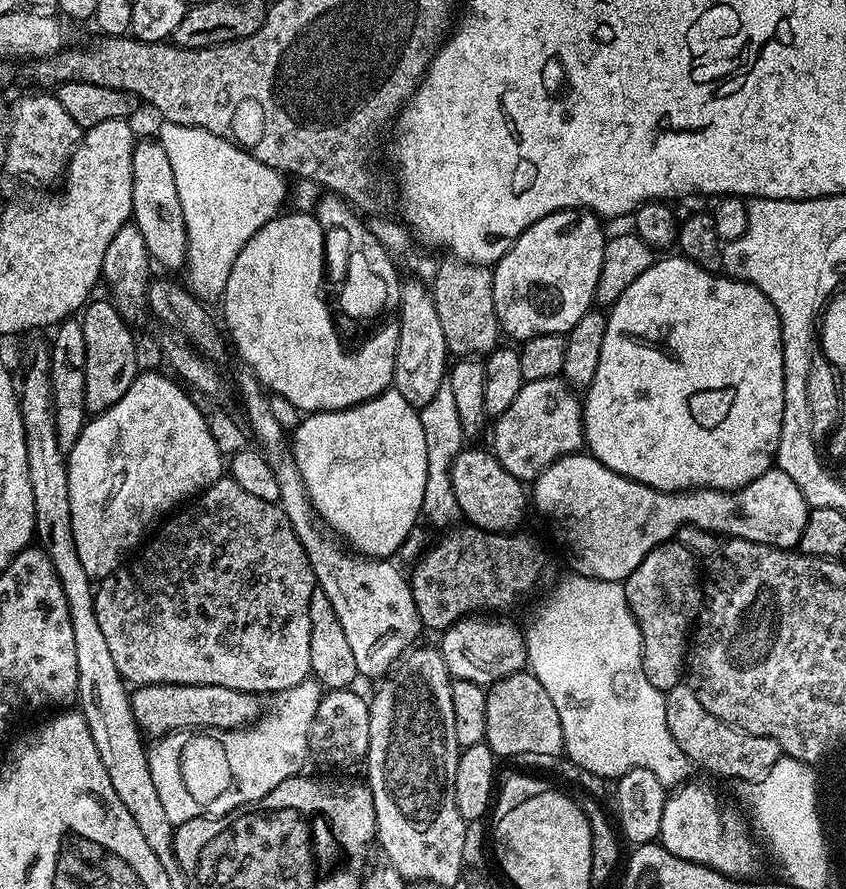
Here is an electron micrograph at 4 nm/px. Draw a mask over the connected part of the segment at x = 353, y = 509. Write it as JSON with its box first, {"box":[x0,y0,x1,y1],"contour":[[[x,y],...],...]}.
{"box":[290,390,427,558],"contour":[[[394,390],[378,394],[372,400],[364,400],[360,404],[353,406],[353,408],[343,408],[337,412],[313,412],[301,419],[298,431],[290,440],[296,469],[298,474],[302,474],[302,482],[306,486],[308,497],[314,506],[314,510],[318,510],[320,517],[328,523],[328,527],[344,541],[351,551],[369,558],[395,557],[394,554],[403,546],[404,539],[411,534],[412,527],[416,524],[416,519],[421,519],[421,508],[427,480],[427,452],[425,435],[422,432],[422,422],[420,421],[418,409],[410,406],[410,402],[406,402],[402,398],[402,394],[398,394]]]}

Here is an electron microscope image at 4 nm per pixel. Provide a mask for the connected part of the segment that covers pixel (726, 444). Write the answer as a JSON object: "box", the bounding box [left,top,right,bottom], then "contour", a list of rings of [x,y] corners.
{"box":[582,254,784,492],"contour":[[[673,254],[665,260],[657,259],[644,274],[635,278],[622,291],[622,296],[607,309],[606,315],[606,338],[602,338],[598,371],[582,400],[584,443],[595,460],[634,482],[642,482],[663,492],[686,492],[694,488],[720,488],[724,492],[734,492],[754,482],[754,478],[773,467],[784,409],[784,343],[778,310],[774,310],[770,298],[766,298],[762,290],[747,284],[745,280],[734,280],[731,276],[708,272],[685,256]]]}

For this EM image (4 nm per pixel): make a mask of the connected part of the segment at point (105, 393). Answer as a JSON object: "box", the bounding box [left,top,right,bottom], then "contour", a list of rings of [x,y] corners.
{"box":[79,299,141,413],"contour":[[[89,299],[79,317],[82,334],[86,334],[86,408],[89,413],[105,412],[136,381],[141,371],[136,340],[132,337],[129,321],[121,316],[111,299]]]}

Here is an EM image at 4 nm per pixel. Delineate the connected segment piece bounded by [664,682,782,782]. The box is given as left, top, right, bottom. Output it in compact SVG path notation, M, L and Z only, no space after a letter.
M681 682L664 693L664 717L666 726L670 726L670 734L674 734L674 742L678 742L678 750L682 750L682 754L686 754L686 758L697 769L705 768L706 771L713 772L716 776L725 776L728 780L761 780L782 755L774 738L750 734L722 722L722 718L714 718L714 714L710 714L710 710L706 710L706 706L698 702L694 690L687 682Z

